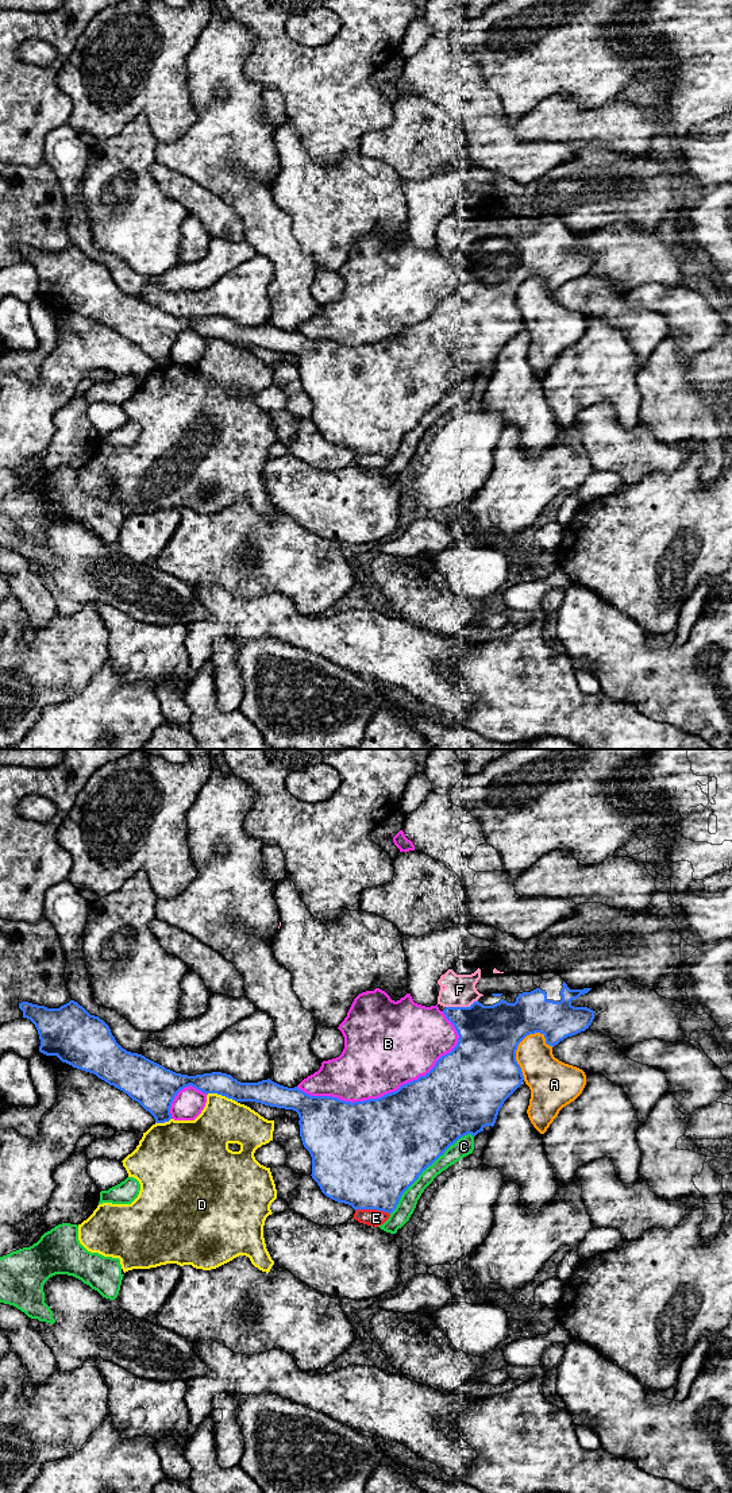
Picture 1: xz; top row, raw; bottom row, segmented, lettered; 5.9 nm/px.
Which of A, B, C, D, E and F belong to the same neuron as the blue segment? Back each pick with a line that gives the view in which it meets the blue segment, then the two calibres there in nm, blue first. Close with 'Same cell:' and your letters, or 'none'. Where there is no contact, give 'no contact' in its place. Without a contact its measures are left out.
F: meets blue in xz; 360 nm thick on the blue side, 190 nm on the other
Same cell: F

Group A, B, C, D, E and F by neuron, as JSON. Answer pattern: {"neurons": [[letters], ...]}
{"neurons": [["A"], ["B"], ["C"], ["D", "E"], ["F"]]}

